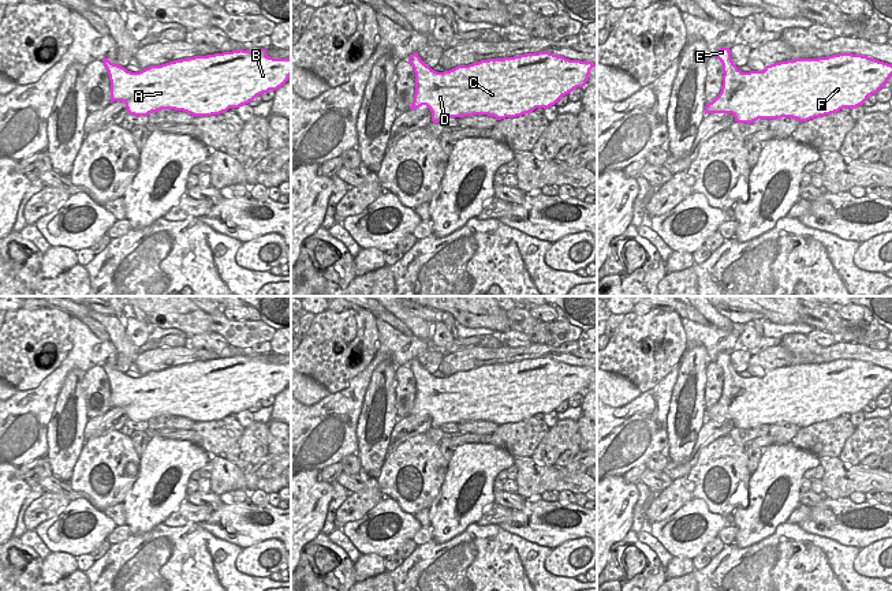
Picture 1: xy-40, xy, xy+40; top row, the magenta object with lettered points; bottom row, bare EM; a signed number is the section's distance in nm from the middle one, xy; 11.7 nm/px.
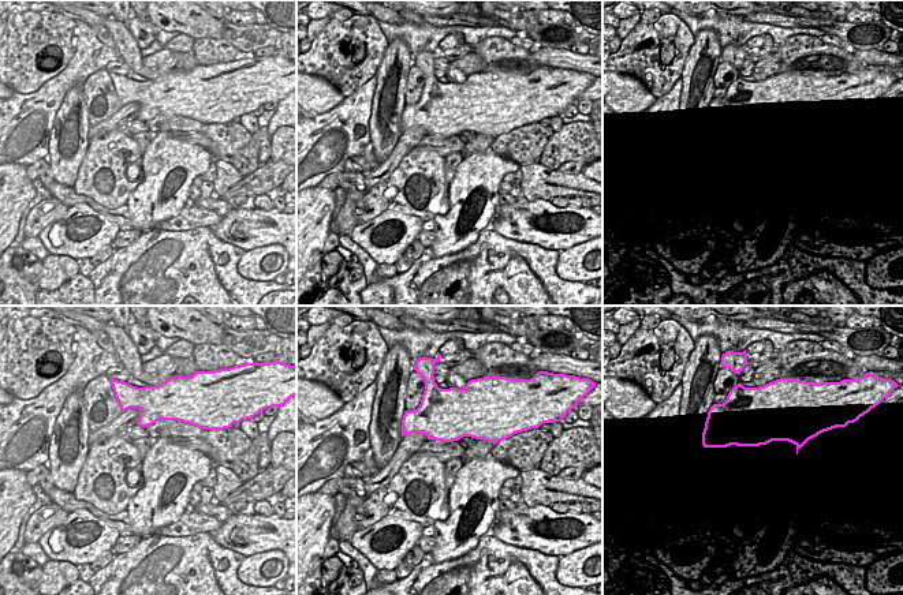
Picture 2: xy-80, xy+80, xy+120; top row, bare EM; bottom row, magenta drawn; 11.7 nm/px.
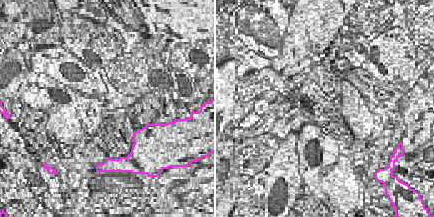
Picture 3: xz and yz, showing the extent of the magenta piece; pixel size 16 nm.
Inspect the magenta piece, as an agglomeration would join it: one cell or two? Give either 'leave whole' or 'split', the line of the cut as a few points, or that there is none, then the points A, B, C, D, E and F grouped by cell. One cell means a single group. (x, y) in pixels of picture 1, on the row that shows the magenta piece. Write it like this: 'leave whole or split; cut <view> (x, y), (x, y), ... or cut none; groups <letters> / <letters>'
leave whole; cut none; groups A B C D E F

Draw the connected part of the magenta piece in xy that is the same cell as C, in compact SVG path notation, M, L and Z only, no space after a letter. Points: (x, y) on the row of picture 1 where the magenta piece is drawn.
M549 52L481 60L444 72L432 70L418 53L413 53L408 61L415 72L415 94L410 109L426 105L433 123L444 117L474 115L488 115L501 120L530 113L535 108L549 108L574 89L583 87L590 70L596 66L591 61L570 60Z

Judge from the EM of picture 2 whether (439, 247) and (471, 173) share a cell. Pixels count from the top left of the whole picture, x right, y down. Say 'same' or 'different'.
same

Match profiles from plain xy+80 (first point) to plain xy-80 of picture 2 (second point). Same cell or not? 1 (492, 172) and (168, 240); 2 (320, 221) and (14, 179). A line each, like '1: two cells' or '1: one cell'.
1: two cells
2: one cell

